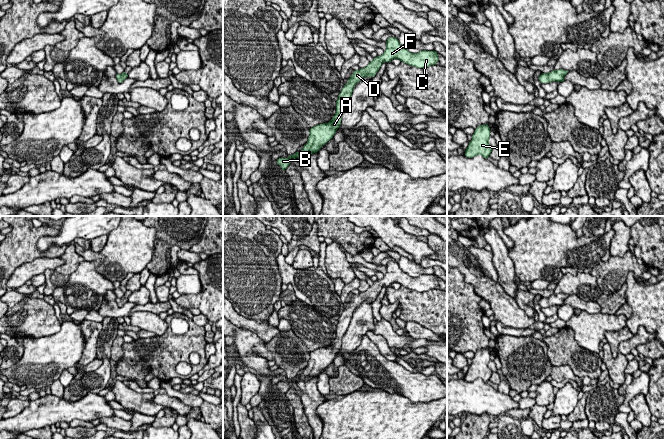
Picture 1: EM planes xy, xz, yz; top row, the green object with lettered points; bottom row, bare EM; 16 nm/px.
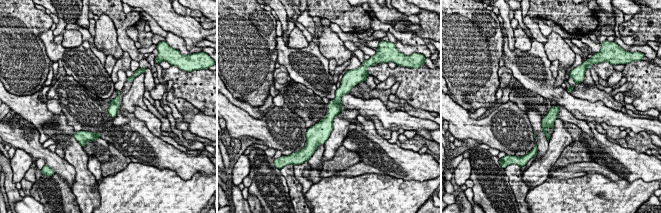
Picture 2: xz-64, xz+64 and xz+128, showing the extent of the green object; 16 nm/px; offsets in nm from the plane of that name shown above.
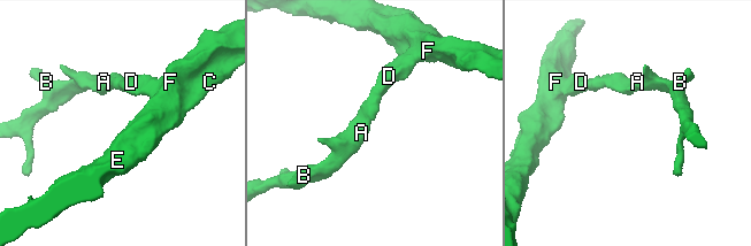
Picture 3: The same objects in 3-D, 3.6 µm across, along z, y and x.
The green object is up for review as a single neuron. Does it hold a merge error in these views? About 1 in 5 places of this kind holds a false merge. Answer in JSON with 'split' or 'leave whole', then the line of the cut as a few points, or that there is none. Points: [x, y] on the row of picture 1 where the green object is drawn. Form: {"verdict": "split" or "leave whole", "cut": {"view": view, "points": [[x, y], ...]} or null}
{"verdict": "leave whole", "cut": null}

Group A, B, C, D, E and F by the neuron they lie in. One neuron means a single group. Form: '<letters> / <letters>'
A B C D E F

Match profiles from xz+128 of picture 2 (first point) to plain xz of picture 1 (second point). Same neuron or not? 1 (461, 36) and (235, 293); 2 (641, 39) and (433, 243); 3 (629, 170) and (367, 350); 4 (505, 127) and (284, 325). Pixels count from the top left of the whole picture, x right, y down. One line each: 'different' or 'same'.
1: same
2: same
3: same
4: different

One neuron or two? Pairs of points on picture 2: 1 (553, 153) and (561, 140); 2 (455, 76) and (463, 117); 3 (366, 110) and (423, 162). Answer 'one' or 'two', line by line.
1: one
2: two
3: two

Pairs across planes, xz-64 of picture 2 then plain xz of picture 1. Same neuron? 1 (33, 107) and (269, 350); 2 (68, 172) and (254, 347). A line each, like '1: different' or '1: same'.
1: different
2: different

